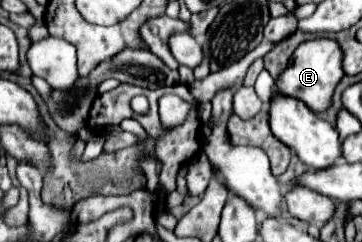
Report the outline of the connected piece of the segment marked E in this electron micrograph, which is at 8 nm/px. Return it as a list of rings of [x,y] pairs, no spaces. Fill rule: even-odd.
[[[328,38],[310,40],[310,42],[300,44],[294,50],[290,64],[282,70],[282,76],[278,76],[278,80],[274,80],[274,94],[302,100],[312,112],[322,112],[330,106],[332,92],[342,76],[344,76],[344,70],[342,70],[340,46]]]

